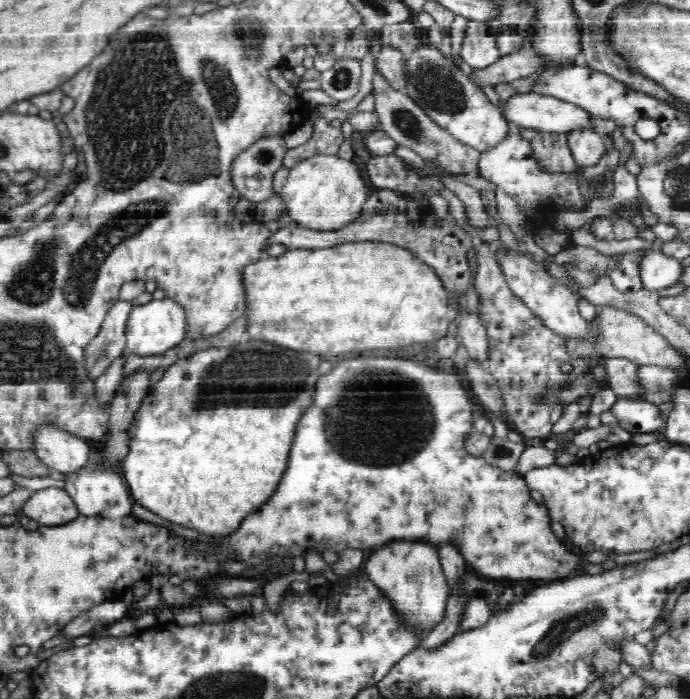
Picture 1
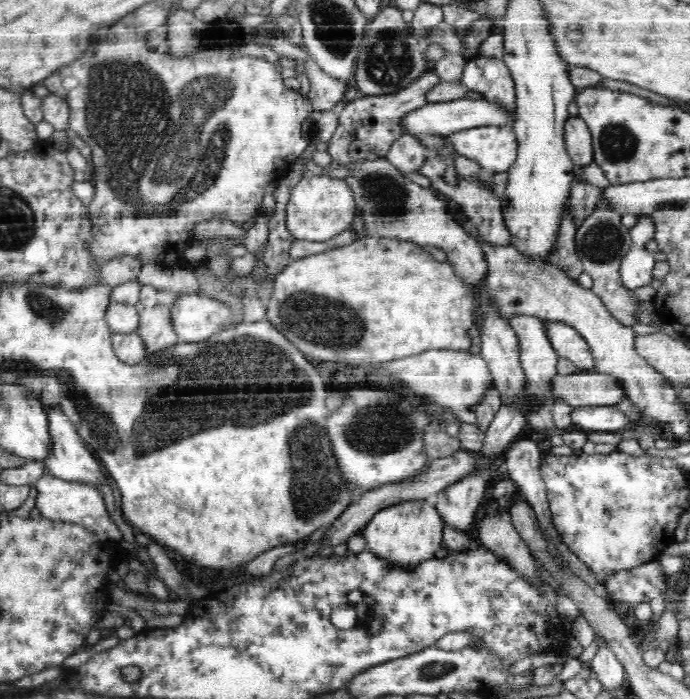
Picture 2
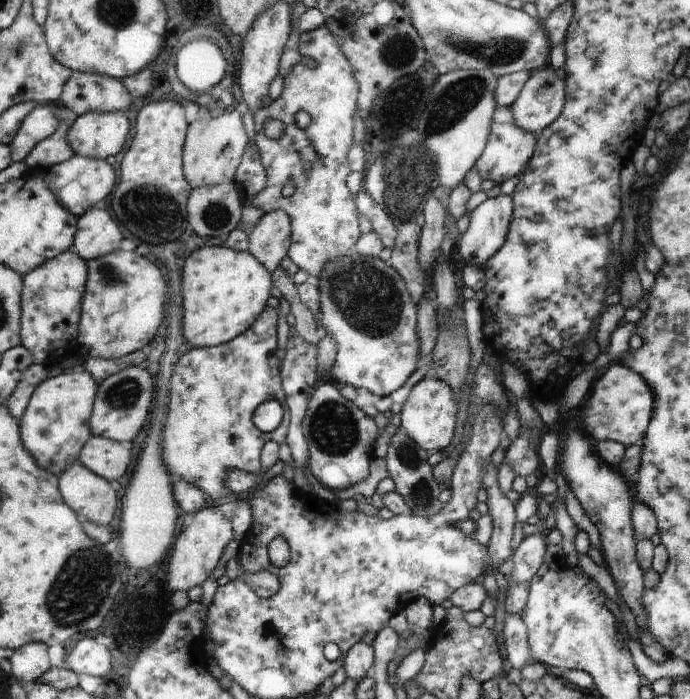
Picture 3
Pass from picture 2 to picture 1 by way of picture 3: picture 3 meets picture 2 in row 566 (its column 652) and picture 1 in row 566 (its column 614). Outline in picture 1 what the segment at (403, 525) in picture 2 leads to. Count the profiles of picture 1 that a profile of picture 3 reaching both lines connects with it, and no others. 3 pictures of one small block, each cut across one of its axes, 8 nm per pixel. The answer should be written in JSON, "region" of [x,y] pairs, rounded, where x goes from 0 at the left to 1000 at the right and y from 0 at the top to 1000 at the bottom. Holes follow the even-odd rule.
{"region":[[[571,774],[538,790],[525,813],[565,860],[583,893],[614,911],[645,880],[651,838],[638,807],[636,790],[617,774]]]}

